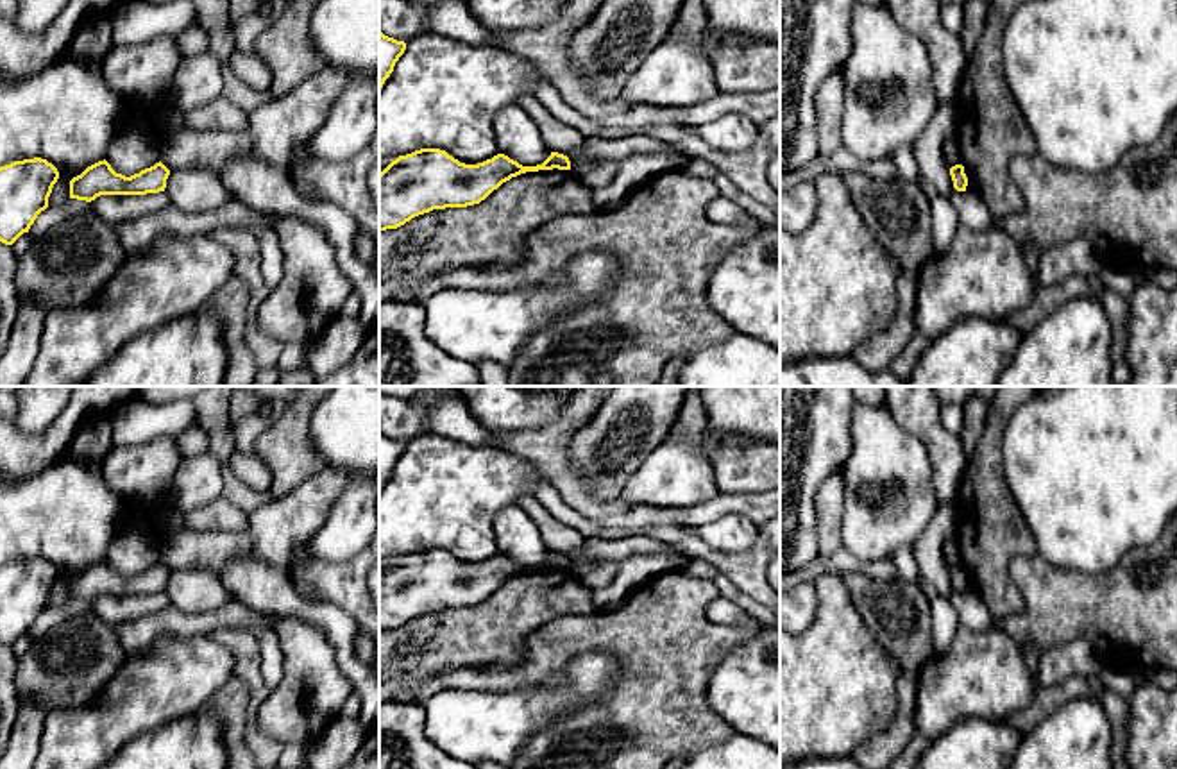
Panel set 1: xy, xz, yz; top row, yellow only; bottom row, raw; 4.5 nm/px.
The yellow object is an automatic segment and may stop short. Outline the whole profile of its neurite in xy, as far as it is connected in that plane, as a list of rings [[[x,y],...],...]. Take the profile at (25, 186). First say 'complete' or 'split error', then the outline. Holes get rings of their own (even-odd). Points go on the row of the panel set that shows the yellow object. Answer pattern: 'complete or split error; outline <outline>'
complete; outline [[[34,157],[0,166],[0,241],[13,245],[41,211],[59,179],[57,168]]]

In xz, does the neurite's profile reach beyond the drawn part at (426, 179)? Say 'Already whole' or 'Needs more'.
Already whole

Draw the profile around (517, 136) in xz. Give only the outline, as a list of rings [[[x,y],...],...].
[[[517,102],[495,113],[492,123],[499,154],[522,166],[542,165],[551,156],[538,125]]]

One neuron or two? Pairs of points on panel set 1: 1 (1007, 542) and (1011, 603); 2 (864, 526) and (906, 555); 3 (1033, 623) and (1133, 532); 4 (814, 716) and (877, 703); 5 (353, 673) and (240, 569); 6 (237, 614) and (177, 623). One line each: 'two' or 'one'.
1: one
2: two
3: two
4: one
5: one
6: one

